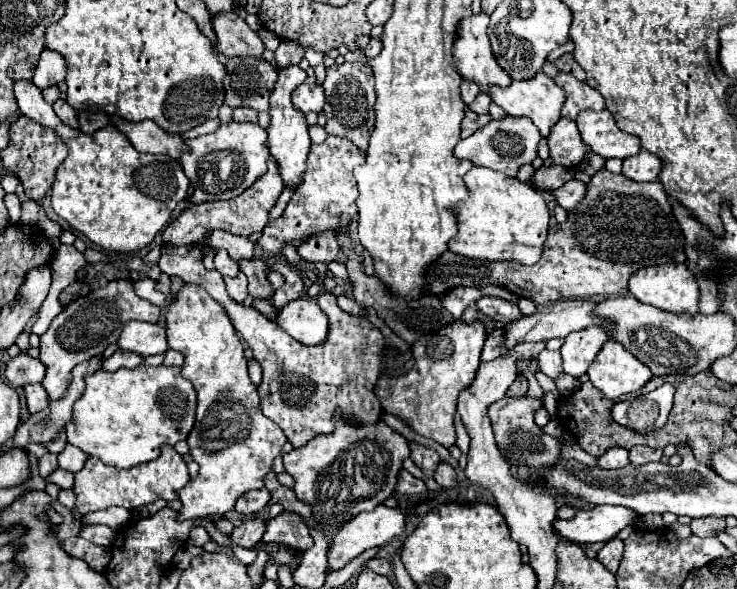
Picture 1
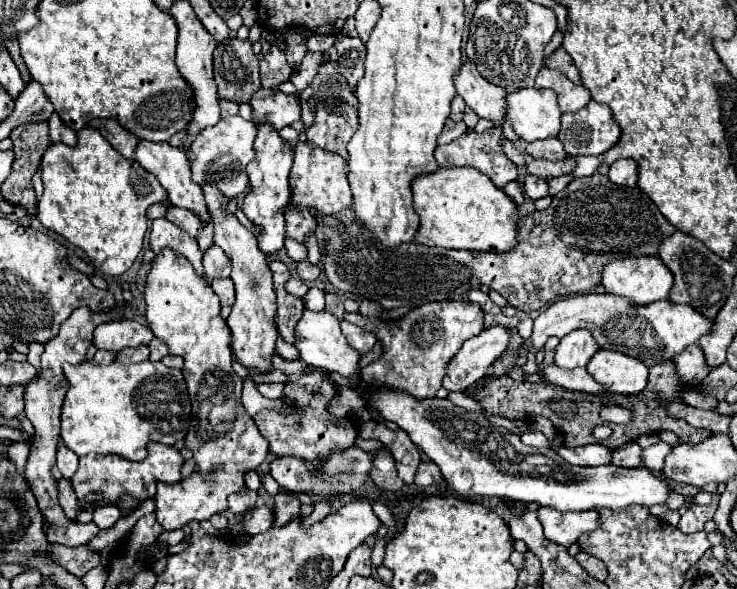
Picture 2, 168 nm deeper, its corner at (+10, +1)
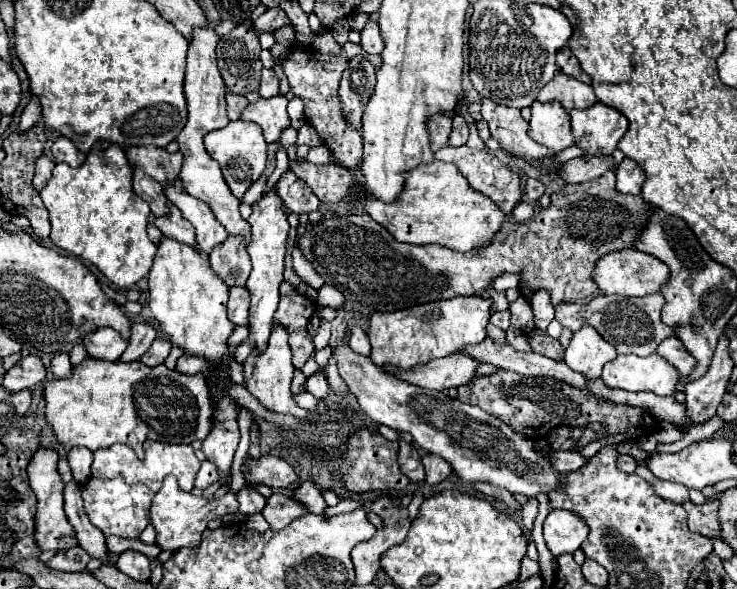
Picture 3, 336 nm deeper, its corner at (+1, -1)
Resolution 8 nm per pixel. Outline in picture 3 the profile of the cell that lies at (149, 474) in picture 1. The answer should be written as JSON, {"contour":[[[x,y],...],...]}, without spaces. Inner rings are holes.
{"contour":[[[147,440],[143,448],[145,448],[145,458],[143,460],[139,460],[135,456],[135,452],[129,446],[125,446],[125,444],[113,444],[113,446],[105,448],[105,450],[95,450],[93,452],[95,460],[93,460],[93,466],[91,466],[93,476],[97,476],[97,478],[113,478],[113,476],[121,474],[127,484],[141,482],[147,488],[151,488],[153,492],[157,492],[161,488],[163,478],[167,474],[173,474],[177,478],[181,490],[189,492],[193,488],[193,482],[195,482],[195,476],[199,472],[201,462],[197,460],[197,456],[195,456],[191,446],[187,446],[187,444],[163,444],[163,442]]]}

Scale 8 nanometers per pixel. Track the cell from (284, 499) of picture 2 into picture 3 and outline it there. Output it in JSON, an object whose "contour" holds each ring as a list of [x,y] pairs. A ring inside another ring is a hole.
{"contour":[[[305,480],[305,482],[295,490],[293,498],[299,500],[301,504],[309,506],[309,510],[315,512],[315,514],[323,514],[325,508],[327,508],[327,504],[325,504],[325,500],[323,500],[323,496],[321,496],[321,490],[315,486],[313,480]]]}

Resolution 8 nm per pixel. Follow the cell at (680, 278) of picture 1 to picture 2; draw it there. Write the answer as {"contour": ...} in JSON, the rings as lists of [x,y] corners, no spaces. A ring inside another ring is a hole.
{"contour":[[[640,256],[640,258],[628,258],[628,260],[614,260],[604,266],[602,272],[602,286],[610,294],[618,294],[628,298],[634,304],[648,304],[656,300],[666,300],[670,296],[670,288],[674,284],[672,272],[668,272],[668,266],[658,256]]]}

